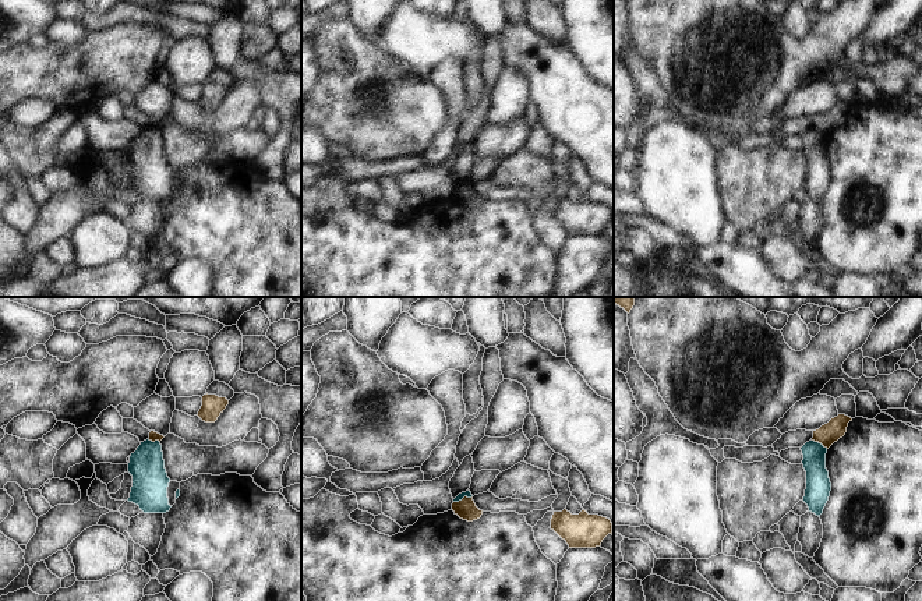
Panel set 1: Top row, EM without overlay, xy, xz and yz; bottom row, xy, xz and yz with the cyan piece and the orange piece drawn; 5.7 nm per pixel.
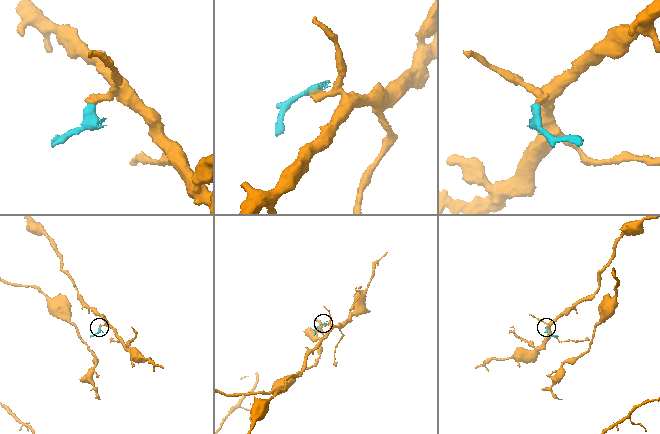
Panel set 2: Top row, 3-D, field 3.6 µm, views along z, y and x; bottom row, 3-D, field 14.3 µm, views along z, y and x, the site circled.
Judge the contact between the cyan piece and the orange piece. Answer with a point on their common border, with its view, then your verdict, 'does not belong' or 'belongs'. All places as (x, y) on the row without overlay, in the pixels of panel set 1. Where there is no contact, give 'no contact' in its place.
contact yz (820, 131); does not belong

